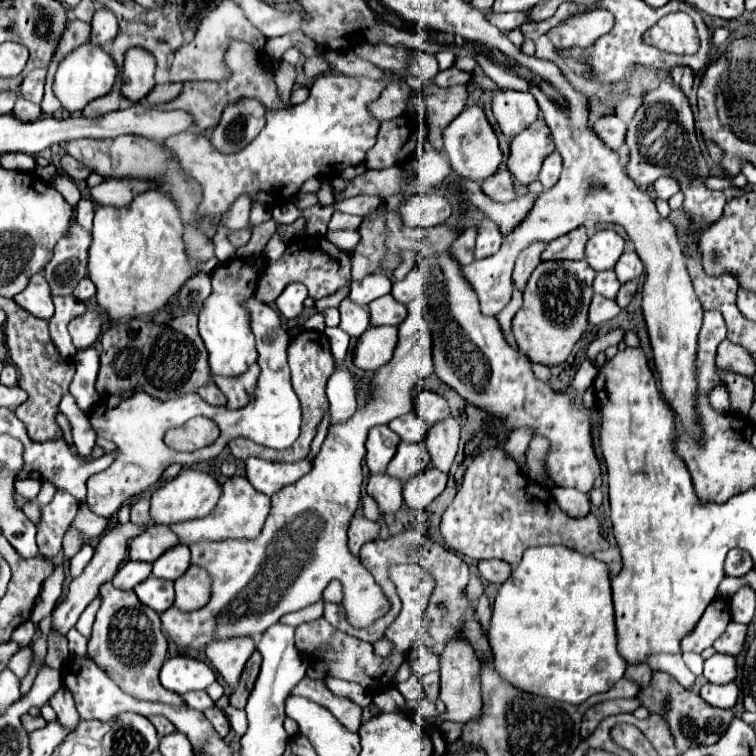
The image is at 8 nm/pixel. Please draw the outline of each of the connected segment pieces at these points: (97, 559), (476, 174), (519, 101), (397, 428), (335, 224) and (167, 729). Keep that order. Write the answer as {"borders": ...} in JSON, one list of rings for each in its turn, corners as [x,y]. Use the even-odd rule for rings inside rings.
{"borders":[[[[116,523],[112,529],[108,529],[102,537],[100,537],[100,541],[98,541],[98,545],[96,545],[96,551],[94,551],[94,557],[90,559],[90,563],[88,563],[88,567],[82,571],[82,575],[78,577],[78,579],[74,579],[72,583],[70,583],[70,591],[68,591],[68,595],[62,599],[62,603],[58,603],[58,607],[54,609],[54,619],[52,619],[52,627],[54,629],[58,629],[60,633],[68,633],[68,629],[70,627],[74,627],[76,625],[76,621],[78,621],[78,617],[80,617],[80,613],[86,609],[86,605],[98,595],[98,589],[100,589],[100,585],[104,585],[104,583],[108,583],[108,581],[112,581],[112,577],[116,575],[116,571],[118,571],[118,565],[124,561],[124,557],[126,557],[126,549],[128,549],[128,539],[132,539],[132,537],[136,537],[136,535],[140,535],[140,529],[136,527],[136,525],[132,525],[132,523]]],[[[466,107],[446,129],[444,129],[444,153],[456,175],[482,183],[500,169],[502,151],[498,147],[498,137],[488,123],[480,107]]],[[[500,89],[492,99],[492,113],[500,125],[500,131],[514,137],[538,119],[540,109],[530,93]]],[[[414,411],[396,417],[394,421],[388,423],[388,427],[392,427],[394,433],[398,433],[400,439],[406,443],[422,443],[426,439],[426,431],[428,431],[424,421],[418,419],[418,415],[414,415]]],[[[334,211],[330,223],[328,223],[328,229],[330,231],[336,231],[336,229],[358,229],[362,223],[362,217],[358,215],[348,215],[348,213],[340,213],[340,211]]],[[[154,715],[154,717],[150,717],[150,721],[152,721],[152,725],[156,727],[158,737],[164,737],[164,735],[170,735],[170,733],[174,733],[174,731],[176,731],[176,727],[174,727],[166,717]]]]}

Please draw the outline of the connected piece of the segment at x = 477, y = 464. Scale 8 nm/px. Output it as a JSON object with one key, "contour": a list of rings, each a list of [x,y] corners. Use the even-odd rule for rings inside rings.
{"contour":[[[502,447],[488,449],[474,457],[464,473],[464,481],[442,515],[440,533],[448,549],[470,559],[502,559],[516,567],[528,547],[564,545],[582,555],[608,549],[600,533],[598,519],[590,513],[582,519],[566,515],[554,501],[550,489],[528,479],[516,461]],[[526,497],[526,509],[524,509]]]}

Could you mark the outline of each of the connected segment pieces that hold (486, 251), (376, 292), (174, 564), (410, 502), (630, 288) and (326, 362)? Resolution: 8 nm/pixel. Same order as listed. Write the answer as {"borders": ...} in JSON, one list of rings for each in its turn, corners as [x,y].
{"borders":[[[[482,219],[480,221],[480,233],[476,237],[476,247],[474,247],[474,257],[482,259],[482,257],[490,257],[498,251],[498,247],[502,245],[502,233],[498,229],[496,223],[492,223],[490,219]]],[[[372,273],[366,275],[362,281],[356,281],[350,285],[350,299],[362,307],[372,303],[374,299],[388,295],[392,287],[392,281],[384,273]]],[[[186,545],[168,549],[160,559],[154,561],[154,577],[176,581],[190,567],[190,551]]],[[[428,465],[426,471],[416,475],[414,479],[410,479],[410,483],[402,487],[402,497],[410,509],[424,511],[444,491],[444,487],[446,487],[446,473]]],[[[630,281],[630,283],[624,283],[622,287],[620,287],[620,291],[618,291],[618,297],[616,297],[616,303],[624,309],[630,301],[632,301],[632,297],[634,297],[634,293],[636,293],[636,281]]],[[[302,331],[298,333],[288,347],[288,365],[292,371],[292,387],[300,399],[302,405],[302,431],[300,437],[294,441],[292,447],[278,451],[278,449],[268,449],[262,447],[250,439],[234,439],[230,441],[230,451],[232,457],[238,461],[246,461],[246,457],[262,457],[266,461],[286,461],[286,463],[294,463],[294,461],[302,461],[306,459],[306,455],[310,453],[310,443],[316,435],[316,427],[318,423],[324,419],[326,411],[328,411],[328,403],[326,403],[326,381],[330,379],[330,375],[334,373],[334,355],[330,351],[330,341],[326,339],[324,333],[320,331]]]]}

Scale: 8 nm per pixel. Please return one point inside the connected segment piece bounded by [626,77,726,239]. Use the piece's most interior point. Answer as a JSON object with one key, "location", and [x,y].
{"location":[661,140]}

